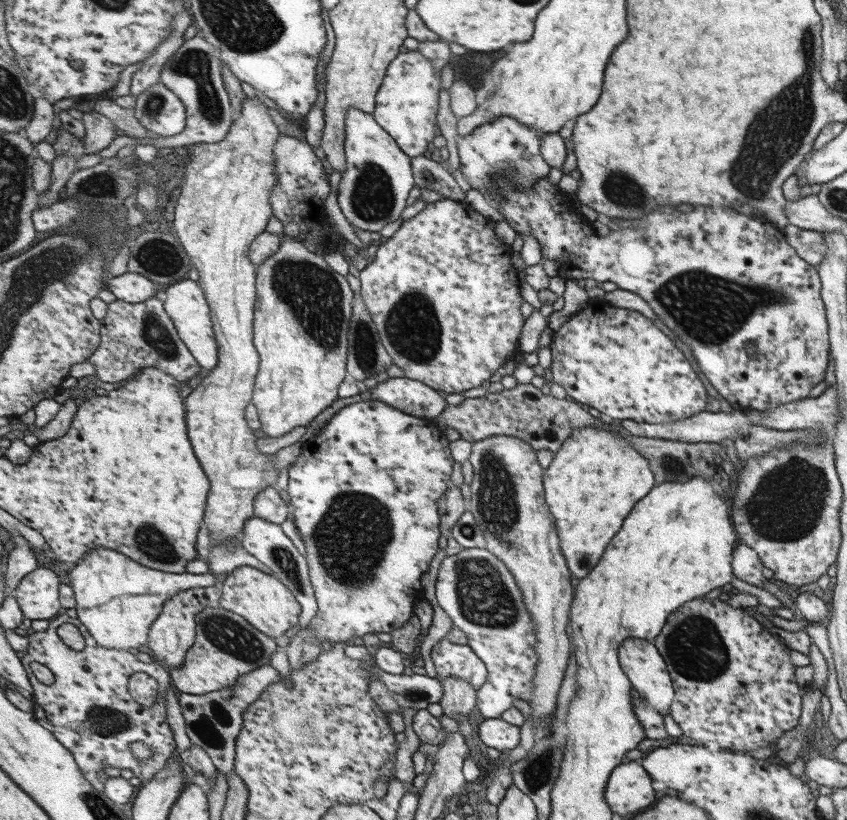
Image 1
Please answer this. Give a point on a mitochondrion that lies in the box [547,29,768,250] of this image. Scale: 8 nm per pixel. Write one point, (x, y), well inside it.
(625, 194)

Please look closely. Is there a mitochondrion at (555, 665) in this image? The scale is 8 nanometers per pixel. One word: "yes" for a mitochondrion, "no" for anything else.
no

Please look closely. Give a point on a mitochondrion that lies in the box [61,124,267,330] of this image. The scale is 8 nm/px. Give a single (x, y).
(155, 256)

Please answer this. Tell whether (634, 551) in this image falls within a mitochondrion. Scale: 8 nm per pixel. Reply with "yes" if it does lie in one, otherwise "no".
no

